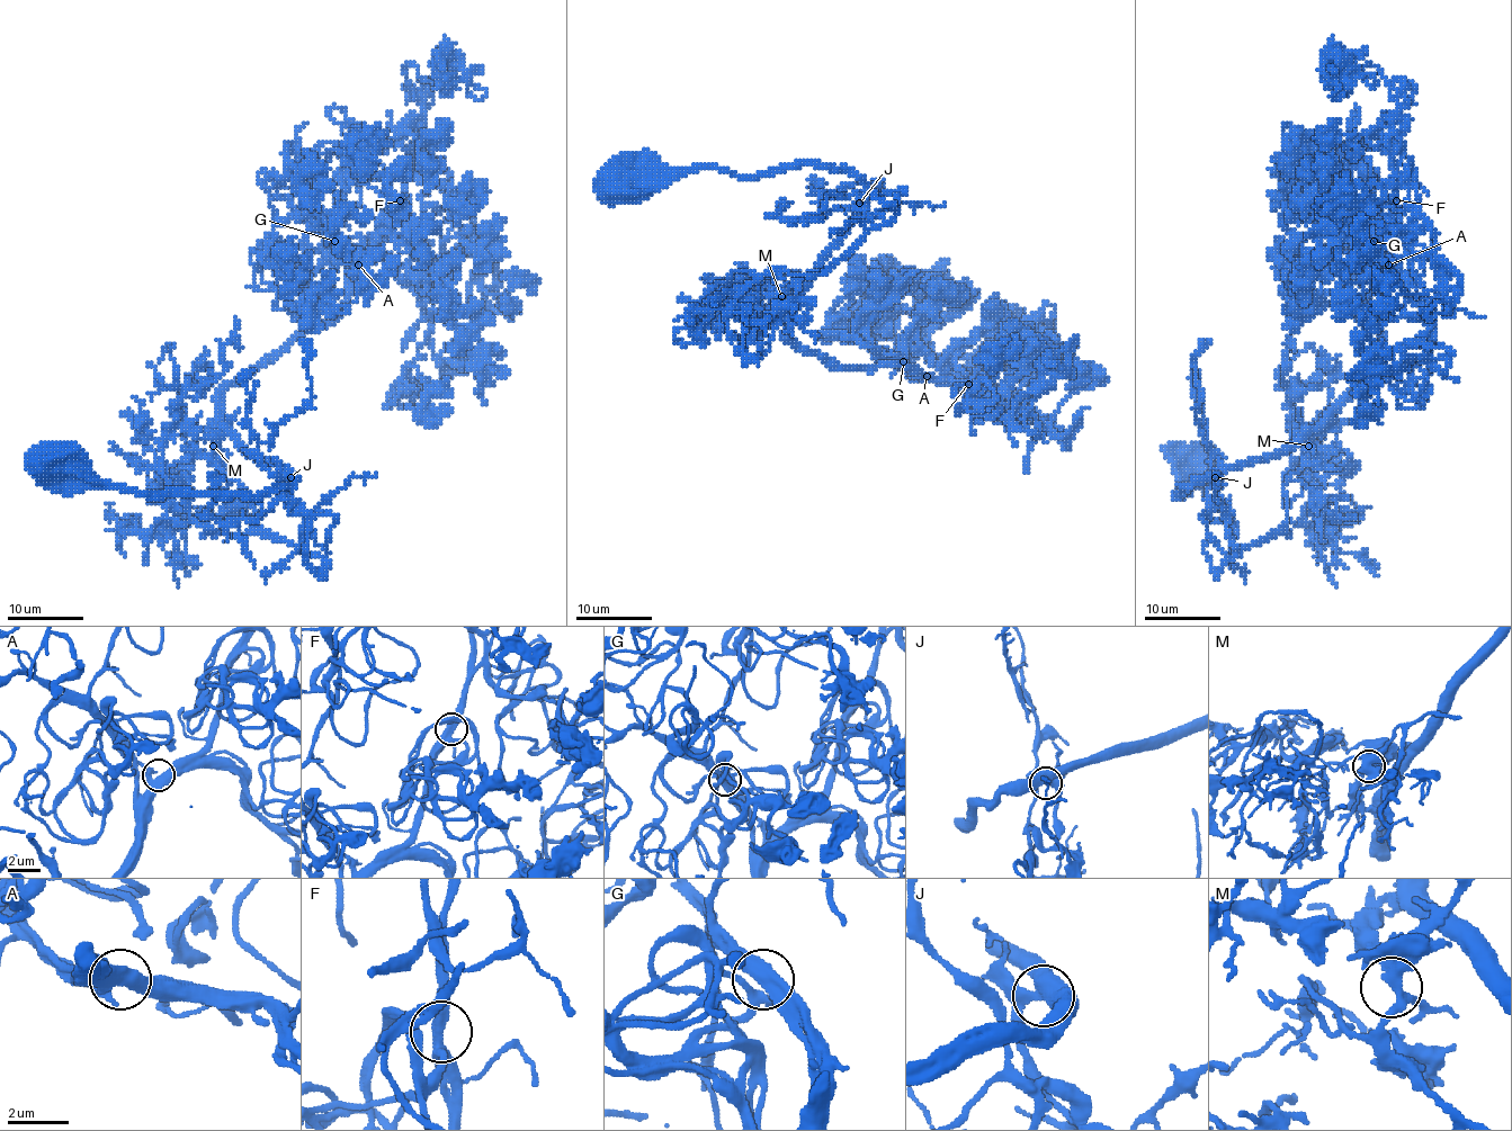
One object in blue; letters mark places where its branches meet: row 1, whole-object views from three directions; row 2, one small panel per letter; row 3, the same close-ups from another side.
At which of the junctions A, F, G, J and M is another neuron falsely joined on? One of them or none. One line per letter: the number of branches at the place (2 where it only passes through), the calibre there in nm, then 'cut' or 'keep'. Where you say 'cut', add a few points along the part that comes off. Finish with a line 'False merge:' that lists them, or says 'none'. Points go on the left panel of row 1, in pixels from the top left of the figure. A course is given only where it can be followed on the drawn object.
A: 3 | 440 nm | keep
F: 3 | 360 nm | keep
G: 3 | 360 nm | keep
J: 3 | 440 nm | cut | (292, 477), (286, 495), (334, 521), (323, 557), (202, 527), (163, 476), (177, 402), (221, 375), (236, 317)
M: 3 | 360 nm | keep
False merge: J

